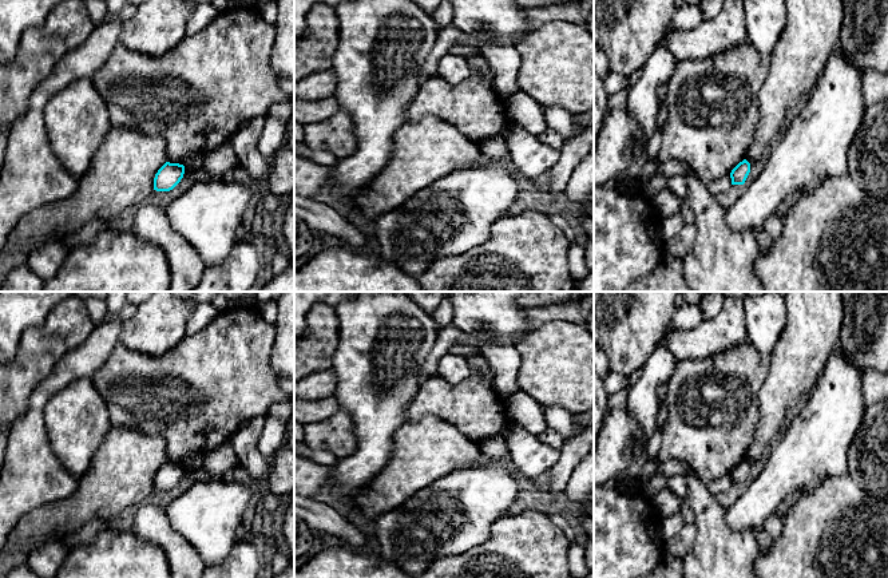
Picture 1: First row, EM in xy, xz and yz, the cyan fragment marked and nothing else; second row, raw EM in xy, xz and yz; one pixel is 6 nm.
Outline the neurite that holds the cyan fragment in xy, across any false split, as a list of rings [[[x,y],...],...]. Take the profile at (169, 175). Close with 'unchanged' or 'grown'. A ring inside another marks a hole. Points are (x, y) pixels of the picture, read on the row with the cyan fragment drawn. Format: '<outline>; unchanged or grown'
[[[166,162],[155,174],[154,190],[156,191],[173,190],[181,182],[183,174],[185,174],[183,165]]]; unchanged

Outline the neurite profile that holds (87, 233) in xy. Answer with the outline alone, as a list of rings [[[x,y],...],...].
[[[94,219],[75,230],[70,237],[64,239],[68,248],[75,248],[76,245],[92,242],[95,237],[103,231],[112,229],[108,221]]]

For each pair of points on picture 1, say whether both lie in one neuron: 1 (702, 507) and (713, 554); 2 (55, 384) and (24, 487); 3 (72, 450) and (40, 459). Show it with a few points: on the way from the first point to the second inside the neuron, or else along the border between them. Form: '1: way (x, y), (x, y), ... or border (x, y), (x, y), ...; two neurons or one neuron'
1: way (710, 519), (713, 542); one neuron
2: way (36, 408), (28, 431), (28, 462); one neuron
3: border (46, 424), (50, 448), (75, 478); two neurons

